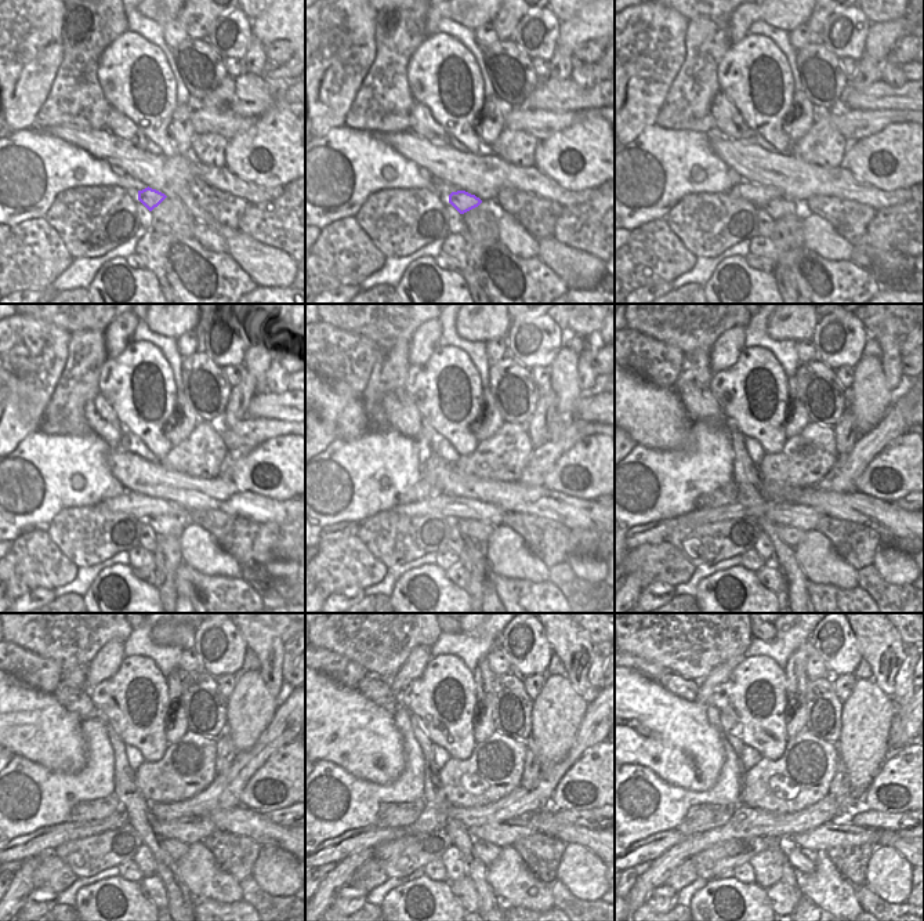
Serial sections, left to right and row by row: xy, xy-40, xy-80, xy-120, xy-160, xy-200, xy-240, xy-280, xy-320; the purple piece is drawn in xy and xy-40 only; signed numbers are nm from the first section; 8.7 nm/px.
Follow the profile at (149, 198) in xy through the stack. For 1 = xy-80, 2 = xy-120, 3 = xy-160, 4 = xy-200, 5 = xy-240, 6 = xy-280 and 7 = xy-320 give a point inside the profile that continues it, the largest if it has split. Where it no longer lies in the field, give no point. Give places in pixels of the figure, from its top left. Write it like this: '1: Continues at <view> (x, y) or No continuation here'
1: Continues at xy-80 (778, 207)
2: Continues at xy-120 (171, 526)
3: Continues at xy-160 (478, 530)
4: Continues at xy-200 (792, 536)
5: Continues at xy-240 (174, 848)
6: Continues at xy-280 (486, 852)
7: Continues at xy-320 (804, 860).

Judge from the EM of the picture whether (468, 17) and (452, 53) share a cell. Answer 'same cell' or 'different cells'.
different cells

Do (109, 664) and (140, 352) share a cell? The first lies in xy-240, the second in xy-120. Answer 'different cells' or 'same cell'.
different cells

